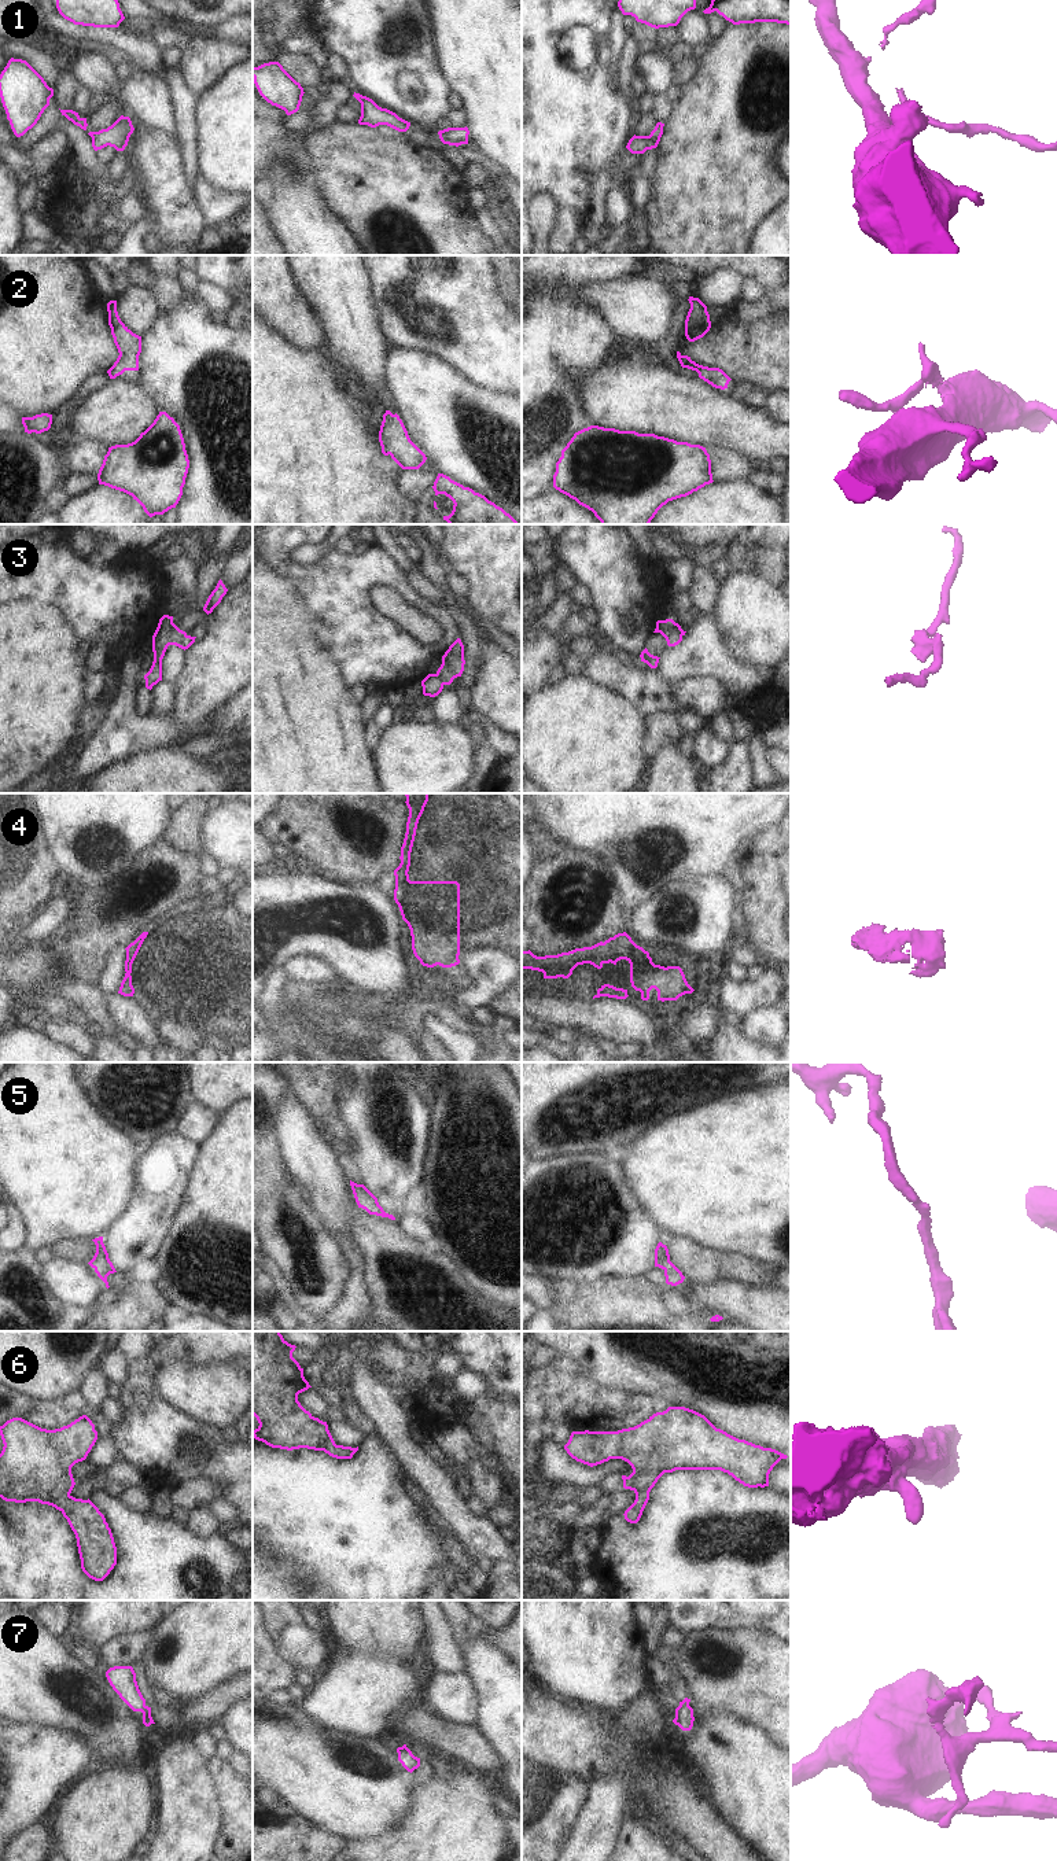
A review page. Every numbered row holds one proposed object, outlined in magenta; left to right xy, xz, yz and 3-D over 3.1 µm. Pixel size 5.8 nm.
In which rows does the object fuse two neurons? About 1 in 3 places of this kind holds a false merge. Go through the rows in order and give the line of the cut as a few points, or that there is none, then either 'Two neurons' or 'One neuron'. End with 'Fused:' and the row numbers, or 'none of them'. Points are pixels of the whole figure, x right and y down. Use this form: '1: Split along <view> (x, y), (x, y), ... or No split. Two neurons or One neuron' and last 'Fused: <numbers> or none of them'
1: No split. One neuron
2: No split. One neuron
3: Split along xy (173, 623), (169, 644). Two neurons
4: Split along yz (601, 943), (601, 960), (604, 962). Two neurons
5: No split. One neuron
6: No split. One neuron
7: No split. One neuron
Fused: 3, 4

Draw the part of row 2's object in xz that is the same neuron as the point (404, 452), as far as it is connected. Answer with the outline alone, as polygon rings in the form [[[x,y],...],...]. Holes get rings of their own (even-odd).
[[[390,410],[383,414],[379,442],[382,453],[390,454],[402,469],[419,469],[427,460],[426,454],[410,441],[399,416]]]

